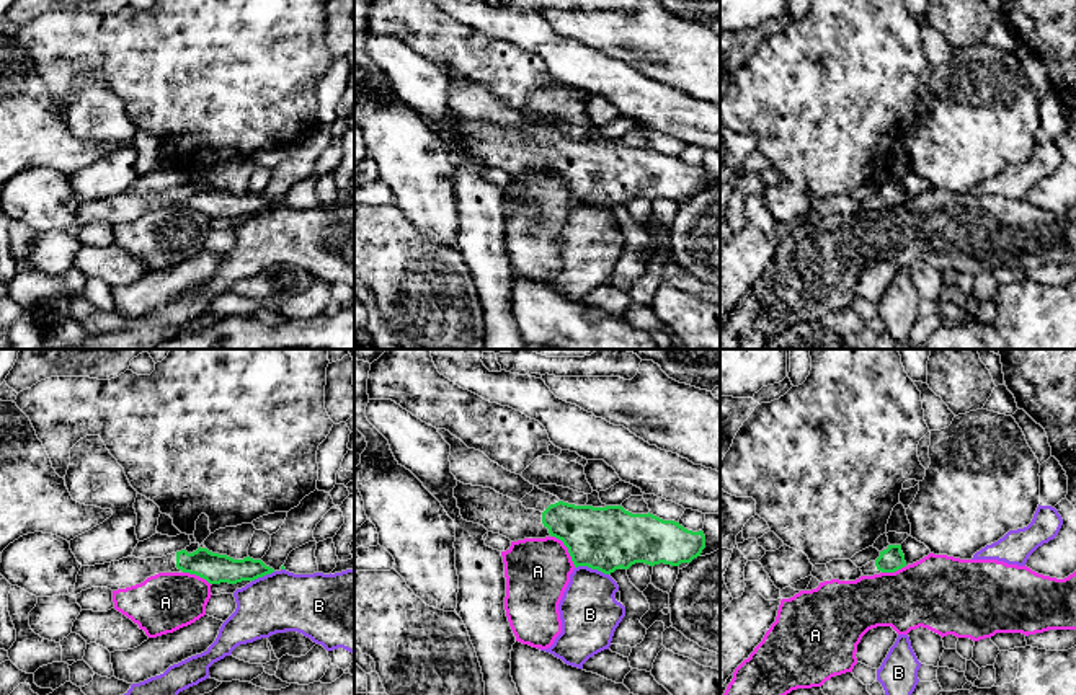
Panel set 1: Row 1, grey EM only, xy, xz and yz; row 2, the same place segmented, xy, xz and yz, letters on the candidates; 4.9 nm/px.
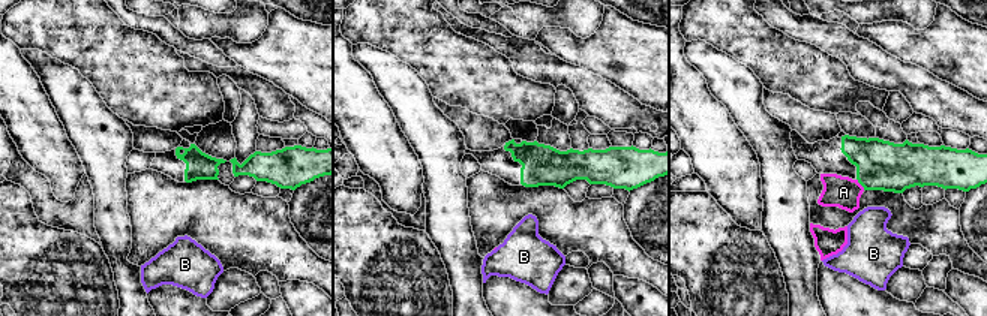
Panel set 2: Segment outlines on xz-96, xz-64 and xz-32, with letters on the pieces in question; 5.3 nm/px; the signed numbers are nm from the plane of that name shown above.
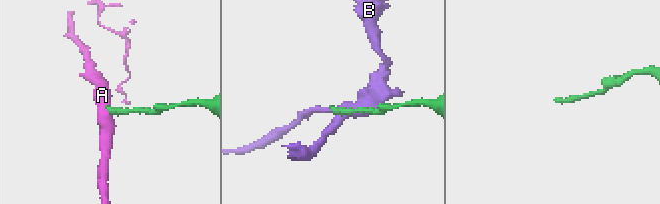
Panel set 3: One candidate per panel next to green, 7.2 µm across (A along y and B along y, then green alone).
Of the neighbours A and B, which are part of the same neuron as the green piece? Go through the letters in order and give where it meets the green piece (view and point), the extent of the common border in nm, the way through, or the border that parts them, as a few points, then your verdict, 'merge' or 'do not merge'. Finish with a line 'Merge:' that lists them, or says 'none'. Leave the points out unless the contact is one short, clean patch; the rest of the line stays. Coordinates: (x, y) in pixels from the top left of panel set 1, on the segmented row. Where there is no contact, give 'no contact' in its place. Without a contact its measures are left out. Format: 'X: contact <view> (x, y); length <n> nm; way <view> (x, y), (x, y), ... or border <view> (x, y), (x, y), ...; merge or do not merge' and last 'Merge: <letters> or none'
A: contact xz (569, 550); length 200 nm; border xz (552, 535), (567, 548), (575, 566); do not merge
B: contact xz (591, 568); length 170 nm; do not merge
Merge: none

